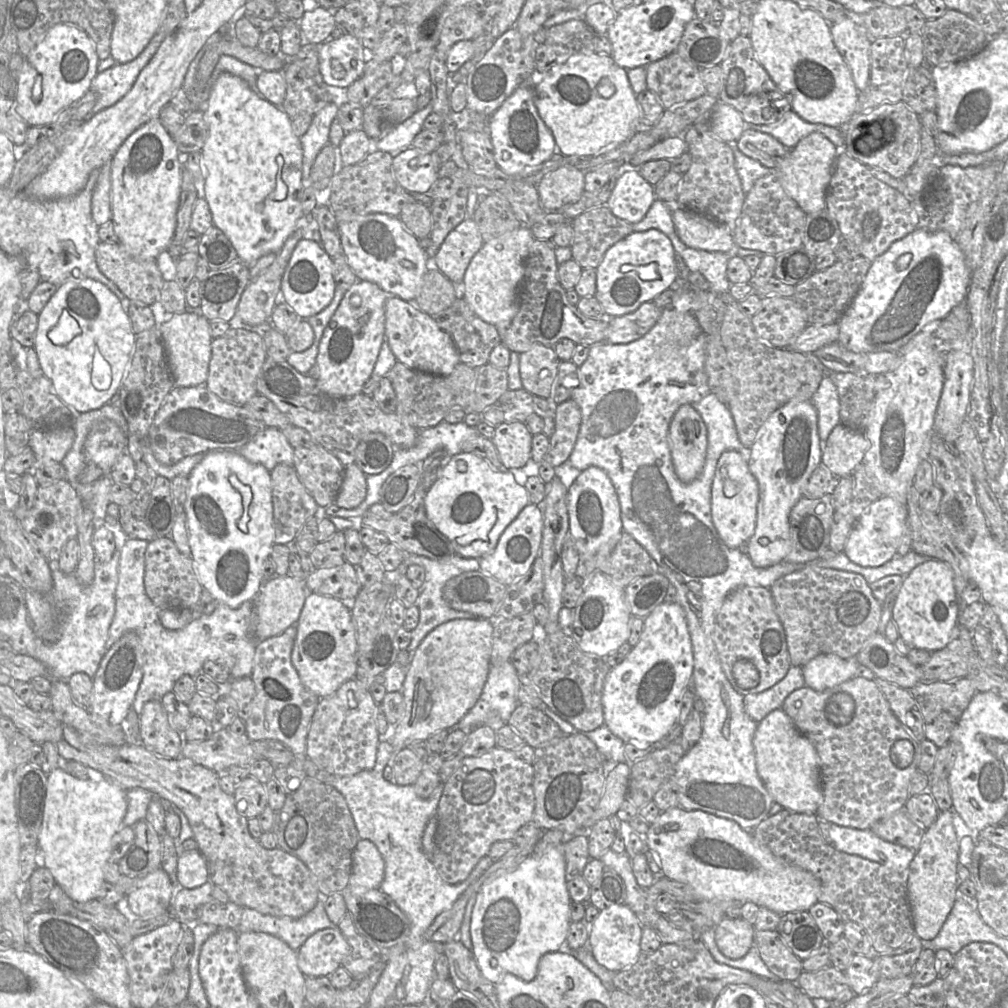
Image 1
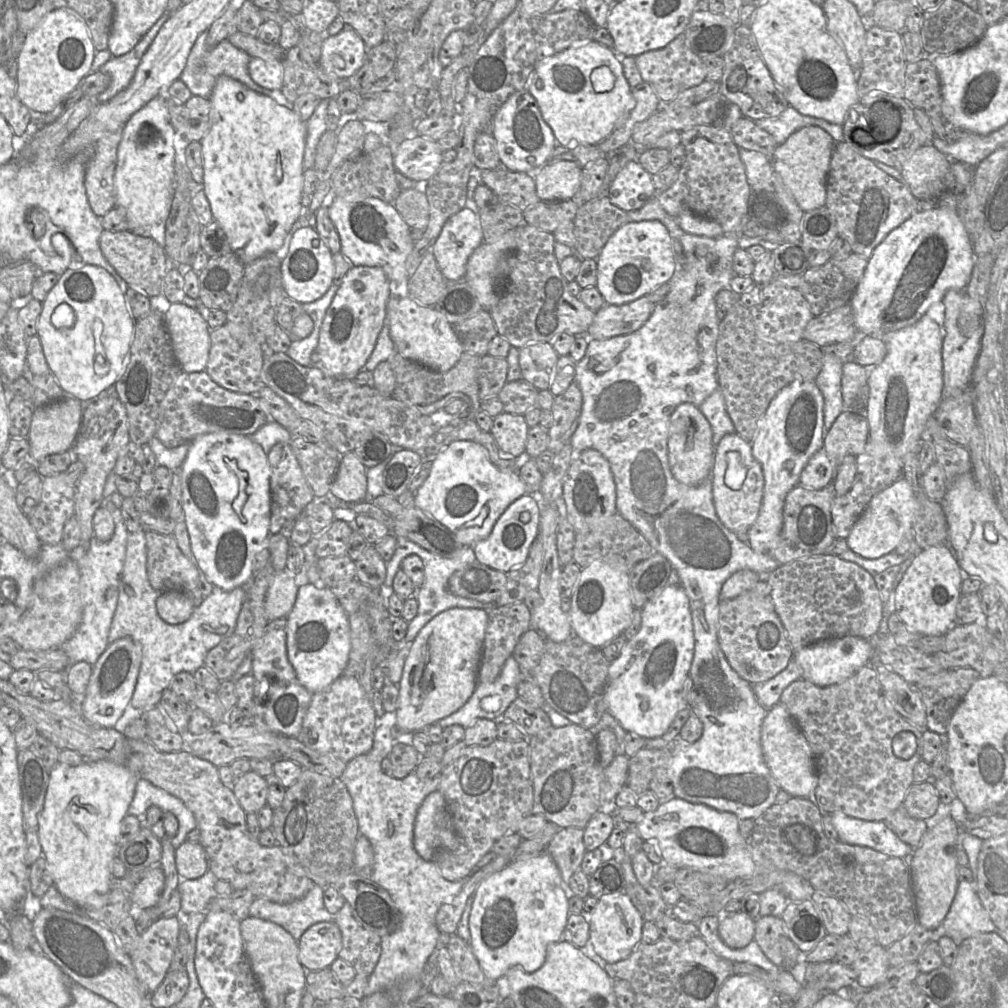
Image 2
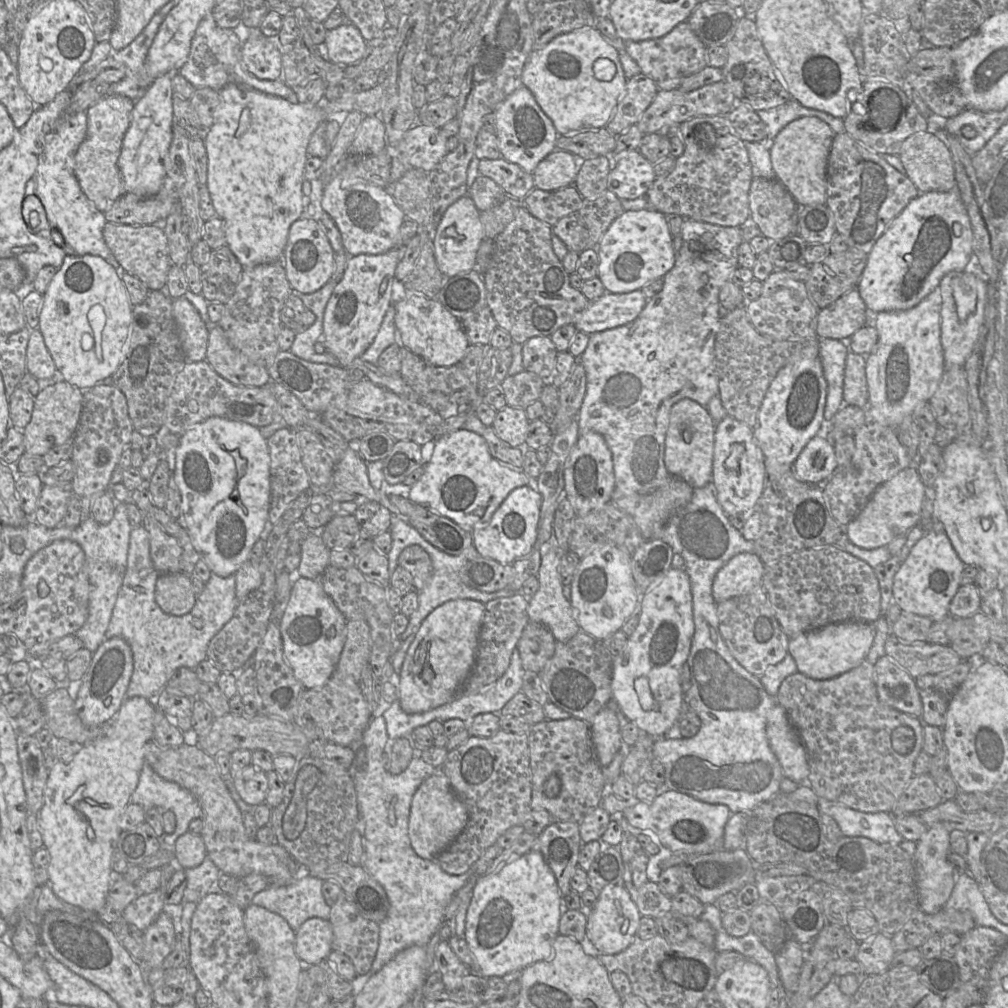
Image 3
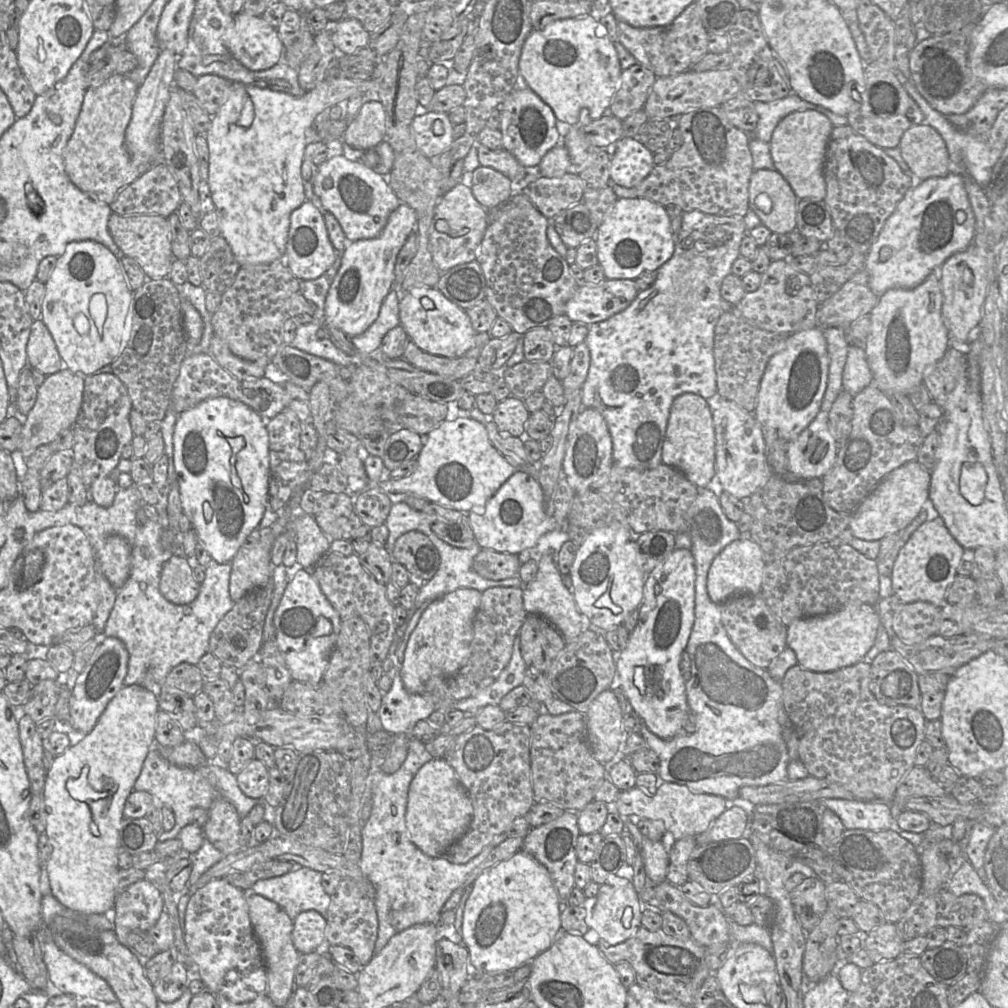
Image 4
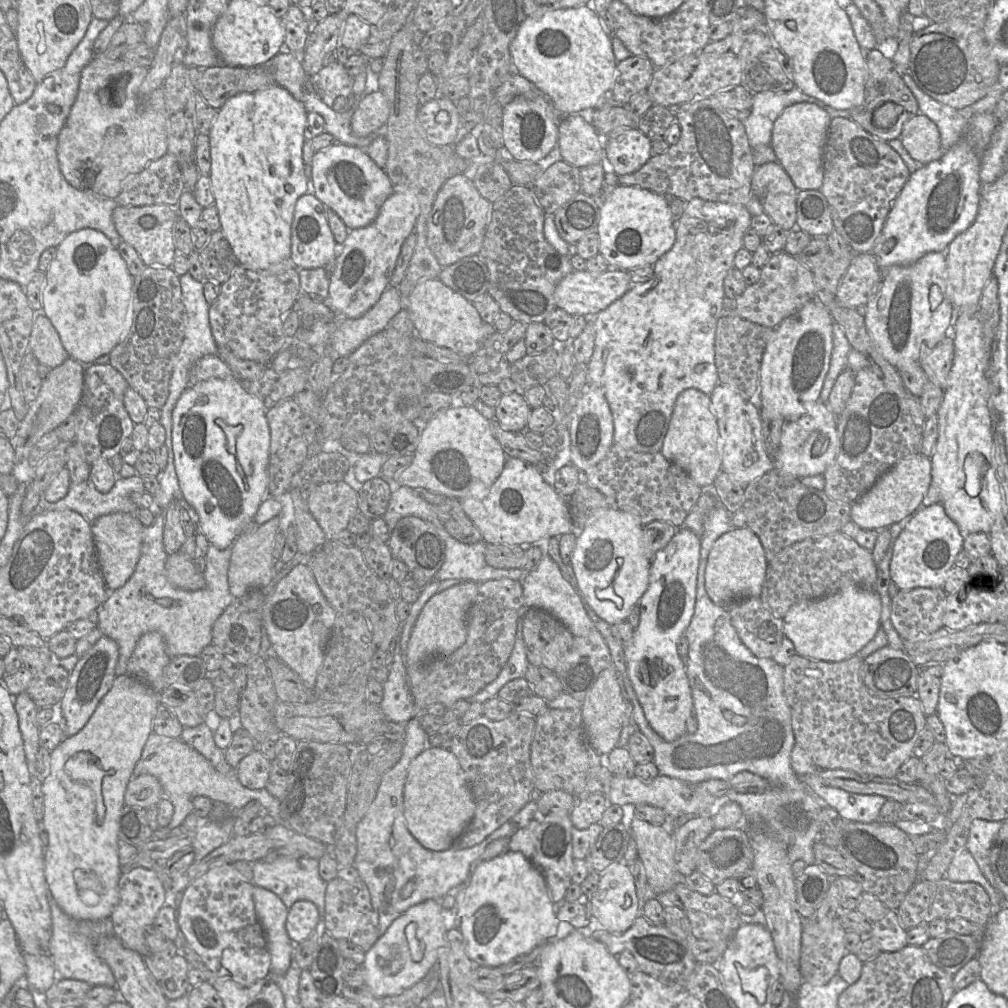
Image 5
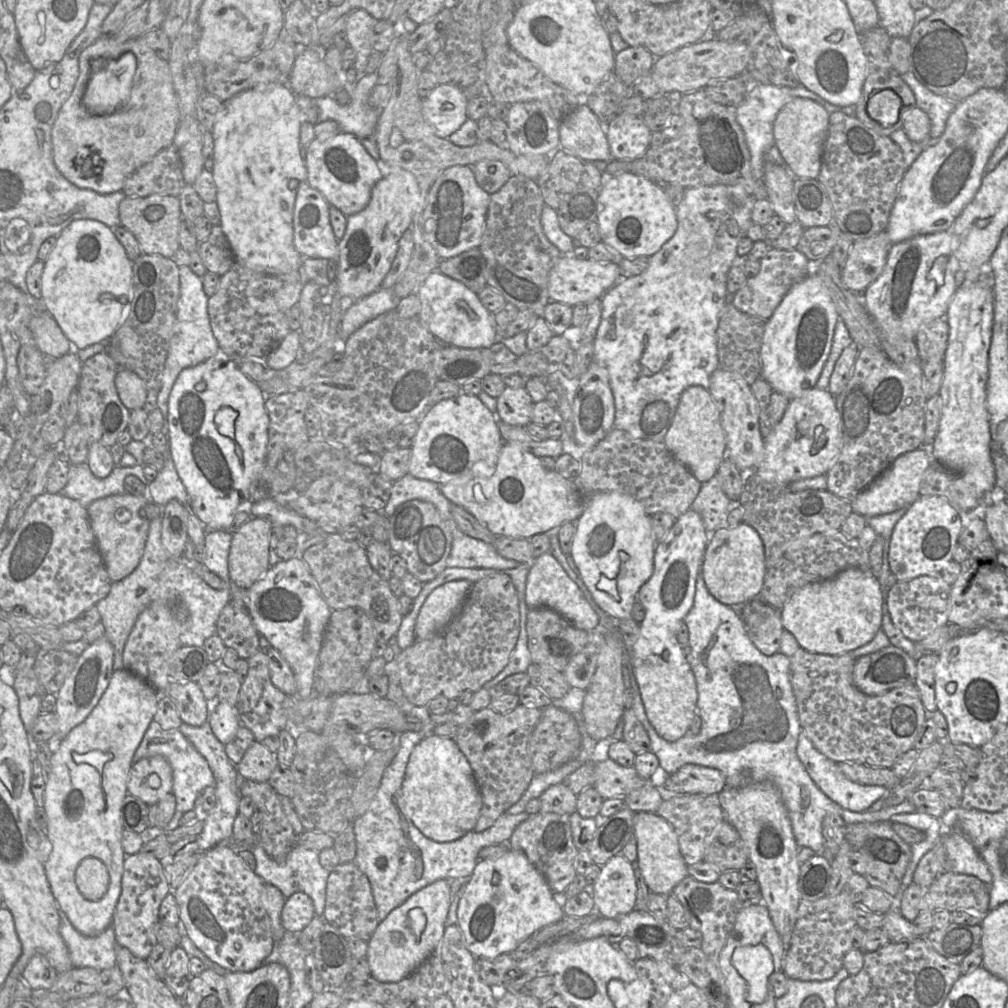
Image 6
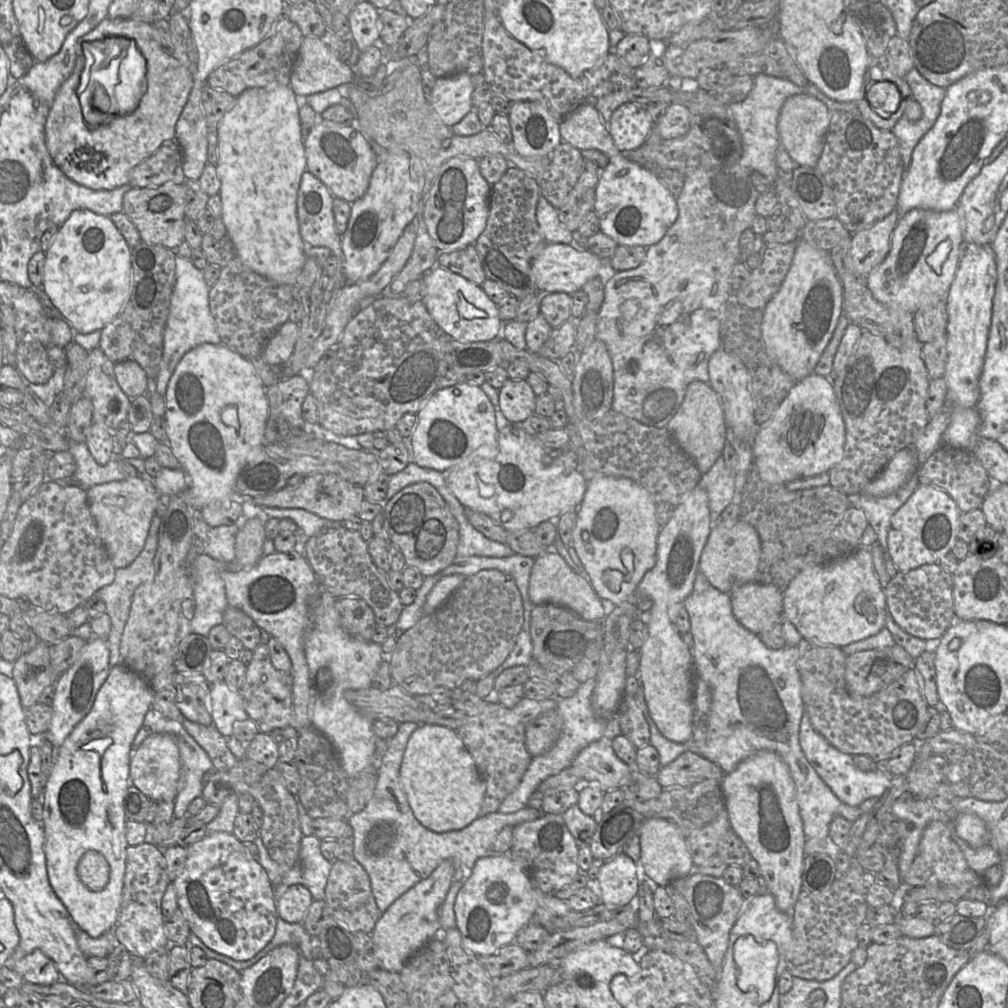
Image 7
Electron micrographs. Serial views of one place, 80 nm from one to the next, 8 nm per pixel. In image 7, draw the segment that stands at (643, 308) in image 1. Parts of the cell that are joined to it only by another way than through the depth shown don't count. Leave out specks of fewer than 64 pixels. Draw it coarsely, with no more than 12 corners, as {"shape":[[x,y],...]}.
{"shape":[[546,243],[532,261],[540,292],[571,295],[599,277],[589,250]]}

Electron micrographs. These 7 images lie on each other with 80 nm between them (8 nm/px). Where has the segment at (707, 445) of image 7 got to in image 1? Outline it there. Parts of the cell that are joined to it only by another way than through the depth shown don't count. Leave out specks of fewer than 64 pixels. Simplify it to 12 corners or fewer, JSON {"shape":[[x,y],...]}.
{"shape":[[691,404],[669,425],[675,473],[689,483],[702,471],[707,427]]}

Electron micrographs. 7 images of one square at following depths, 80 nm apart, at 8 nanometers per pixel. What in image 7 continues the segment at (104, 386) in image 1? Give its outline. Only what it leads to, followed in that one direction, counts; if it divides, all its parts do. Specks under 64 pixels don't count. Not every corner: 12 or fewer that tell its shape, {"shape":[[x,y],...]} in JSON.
{"shape":[[70,214],[43,289],[73,329],[123,312],[131,249],[110,217]]}

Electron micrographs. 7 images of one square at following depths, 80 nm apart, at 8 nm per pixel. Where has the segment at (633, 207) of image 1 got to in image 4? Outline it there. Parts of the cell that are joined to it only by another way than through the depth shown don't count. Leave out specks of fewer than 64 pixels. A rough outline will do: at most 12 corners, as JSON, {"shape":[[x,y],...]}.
{"shape":[[622,136],[611,156],[611,181],[632,188],[654,167],[653,153]]}

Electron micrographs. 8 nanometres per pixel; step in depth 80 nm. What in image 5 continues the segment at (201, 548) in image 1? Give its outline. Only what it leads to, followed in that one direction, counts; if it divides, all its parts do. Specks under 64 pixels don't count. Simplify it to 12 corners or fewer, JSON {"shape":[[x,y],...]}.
{"shape":[[236,378],[173,409],[179,486],[219,549],[269,497],[266,410]]}

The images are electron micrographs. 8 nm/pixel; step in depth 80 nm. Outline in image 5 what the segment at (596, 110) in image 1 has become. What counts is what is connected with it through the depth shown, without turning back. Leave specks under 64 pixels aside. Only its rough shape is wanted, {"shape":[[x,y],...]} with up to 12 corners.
{"shape":[[587,6],[527,16],[519,73],[560,115],[613,103],[618,62]]}

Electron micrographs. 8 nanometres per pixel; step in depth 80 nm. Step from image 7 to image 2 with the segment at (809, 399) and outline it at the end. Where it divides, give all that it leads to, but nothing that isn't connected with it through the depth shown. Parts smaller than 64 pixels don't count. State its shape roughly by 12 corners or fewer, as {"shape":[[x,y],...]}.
{"shape":[[822,448],[809,459],[799,484],[823,489],[836,465]]}

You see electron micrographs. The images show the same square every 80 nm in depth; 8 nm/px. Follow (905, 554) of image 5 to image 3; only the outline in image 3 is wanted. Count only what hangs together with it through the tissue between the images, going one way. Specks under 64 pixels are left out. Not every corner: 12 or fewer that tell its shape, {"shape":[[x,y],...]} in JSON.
{"shape":[[928,530],[894,576],[893,602],[934,622],[950,615],[964,567]]}

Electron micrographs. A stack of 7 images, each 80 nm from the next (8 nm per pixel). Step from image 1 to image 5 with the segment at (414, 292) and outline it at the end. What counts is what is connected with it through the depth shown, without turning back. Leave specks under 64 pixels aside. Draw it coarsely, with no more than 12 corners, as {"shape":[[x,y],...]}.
{"shape":[[365,149],[315,152],[314,194],[349,230],[394,193]]}

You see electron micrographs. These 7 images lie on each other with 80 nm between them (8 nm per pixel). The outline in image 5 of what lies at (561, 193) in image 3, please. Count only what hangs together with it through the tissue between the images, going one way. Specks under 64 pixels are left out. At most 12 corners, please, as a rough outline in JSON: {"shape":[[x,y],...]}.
{"shape":[[559,159],[529,186],[545,213],[581,191],[580,168]]}

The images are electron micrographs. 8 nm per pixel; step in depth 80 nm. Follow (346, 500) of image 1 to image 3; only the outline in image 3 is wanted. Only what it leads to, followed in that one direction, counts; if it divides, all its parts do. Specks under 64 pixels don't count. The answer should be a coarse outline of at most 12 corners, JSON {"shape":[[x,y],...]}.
{"shape":[[349,447],[336,463],[337,490],[390,510],[388,497],[371,486],[366,462]]}

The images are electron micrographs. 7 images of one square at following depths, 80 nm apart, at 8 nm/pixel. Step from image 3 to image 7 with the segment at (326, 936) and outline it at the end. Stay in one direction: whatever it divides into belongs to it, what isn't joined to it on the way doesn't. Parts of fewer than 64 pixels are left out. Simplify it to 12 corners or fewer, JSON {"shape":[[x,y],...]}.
{"shape":[[289,886],[277,900],[277,915],[302,923],[312,901],[305,886]]}

